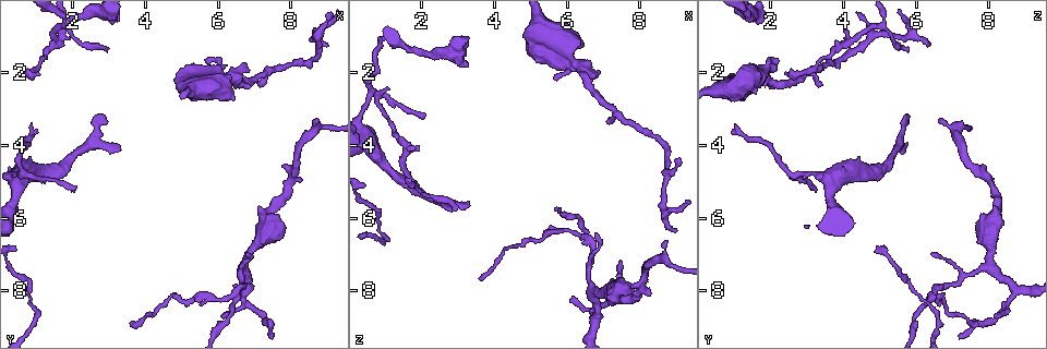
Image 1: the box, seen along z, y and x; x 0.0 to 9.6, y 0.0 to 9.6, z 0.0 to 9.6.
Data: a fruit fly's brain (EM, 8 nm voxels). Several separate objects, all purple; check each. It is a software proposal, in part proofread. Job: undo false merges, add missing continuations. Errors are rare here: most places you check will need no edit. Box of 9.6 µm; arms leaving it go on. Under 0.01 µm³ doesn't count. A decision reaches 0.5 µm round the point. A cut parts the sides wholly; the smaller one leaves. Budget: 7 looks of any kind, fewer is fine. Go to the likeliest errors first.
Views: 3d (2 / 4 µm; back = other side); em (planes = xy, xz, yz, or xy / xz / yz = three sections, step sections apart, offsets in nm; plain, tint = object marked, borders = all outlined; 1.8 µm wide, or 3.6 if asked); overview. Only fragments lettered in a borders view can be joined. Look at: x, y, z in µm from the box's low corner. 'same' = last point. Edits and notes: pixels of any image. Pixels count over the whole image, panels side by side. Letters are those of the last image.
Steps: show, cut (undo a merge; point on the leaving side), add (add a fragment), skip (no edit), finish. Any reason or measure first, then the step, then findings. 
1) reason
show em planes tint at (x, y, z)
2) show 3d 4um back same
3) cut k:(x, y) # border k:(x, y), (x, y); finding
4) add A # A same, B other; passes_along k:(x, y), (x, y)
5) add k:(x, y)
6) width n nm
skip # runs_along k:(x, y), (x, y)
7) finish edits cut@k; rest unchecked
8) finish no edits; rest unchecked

tapers out
show em planes borders at (1.05, 2.10, 2.45)

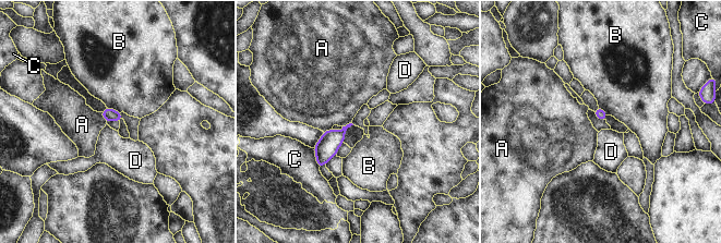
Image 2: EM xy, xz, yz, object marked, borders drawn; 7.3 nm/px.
longest_contact C 170 nm
skip # A other, B other, C other, D other; none of them fits

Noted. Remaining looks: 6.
three arms meet
show em planes borders at (6.45, 8.10, 6.50)

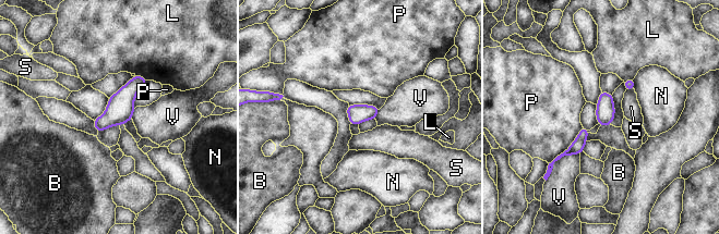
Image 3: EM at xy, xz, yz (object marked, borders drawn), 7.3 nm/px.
skip # B other, L other, N other, P other, S other, V other; border 3:(579, 154), (561, 157), (552, 168); continuous, no second neuron

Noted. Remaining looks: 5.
branch stops here
show 3d 4um at (6.50, 2.80, 1.30)

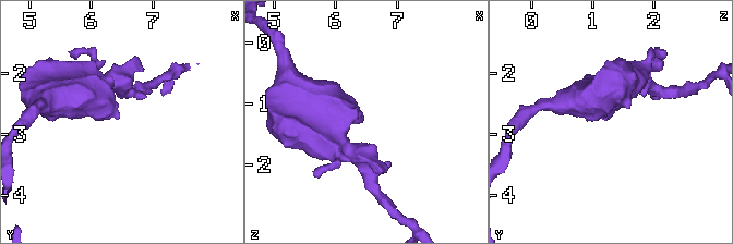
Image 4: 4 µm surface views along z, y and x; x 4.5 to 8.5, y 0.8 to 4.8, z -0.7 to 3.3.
show em xy step 16 tint at (6.45, 2.80, 1.30)

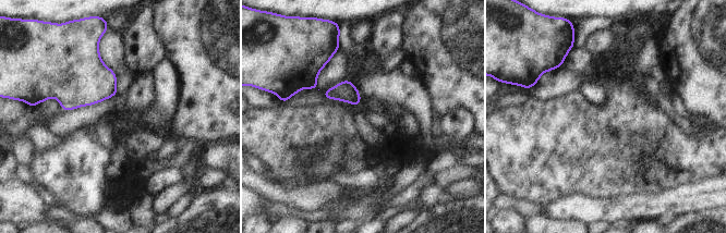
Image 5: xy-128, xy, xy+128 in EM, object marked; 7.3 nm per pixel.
show em yz step 16 borders same

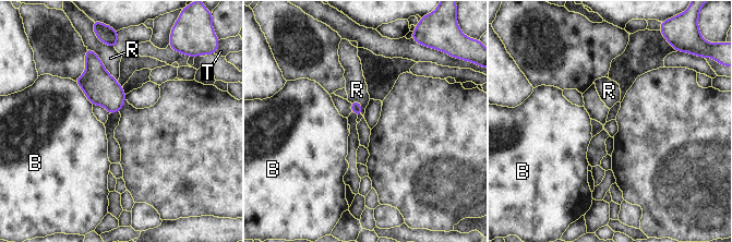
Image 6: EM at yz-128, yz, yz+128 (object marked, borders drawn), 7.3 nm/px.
skip # B other, R other, T other; no lettered fragment goes on from it

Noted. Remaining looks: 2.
finish no edits; rest unchecked

